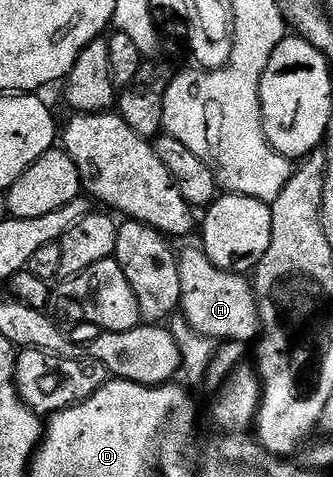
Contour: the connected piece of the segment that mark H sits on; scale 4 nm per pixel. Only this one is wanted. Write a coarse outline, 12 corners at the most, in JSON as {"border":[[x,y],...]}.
{"border":[[179,254],[179,312],[216,343],[257,340],[247,276]]}

